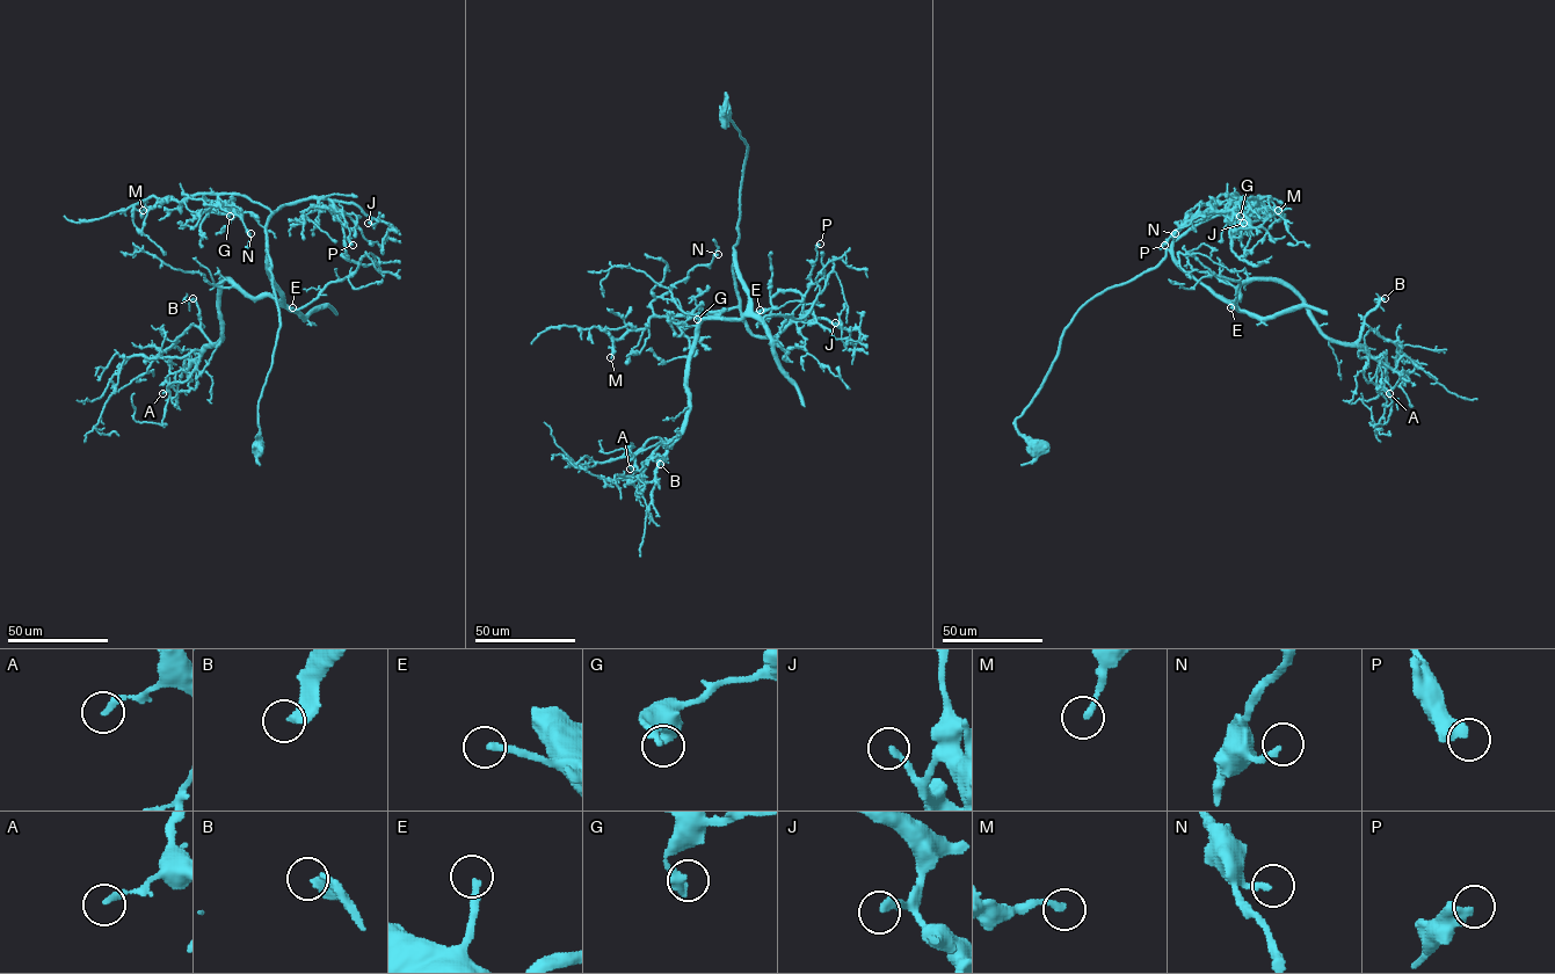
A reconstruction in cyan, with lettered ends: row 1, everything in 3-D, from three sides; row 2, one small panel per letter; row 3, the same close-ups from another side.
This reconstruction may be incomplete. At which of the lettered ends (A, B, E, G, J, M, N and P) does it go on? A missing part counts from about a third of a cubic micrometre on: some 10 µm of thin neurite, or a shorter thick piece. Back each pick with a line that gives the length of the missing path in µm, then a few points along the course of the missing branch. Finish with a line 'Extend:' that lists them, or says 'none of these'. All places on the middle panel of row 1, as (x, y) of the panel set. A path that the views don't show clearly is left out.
B: 60 µm
E: 40 µm | (760, 310), (784, 299), (808, 275), (814, 282)
J: 15 µm
Extend: B, E, J

